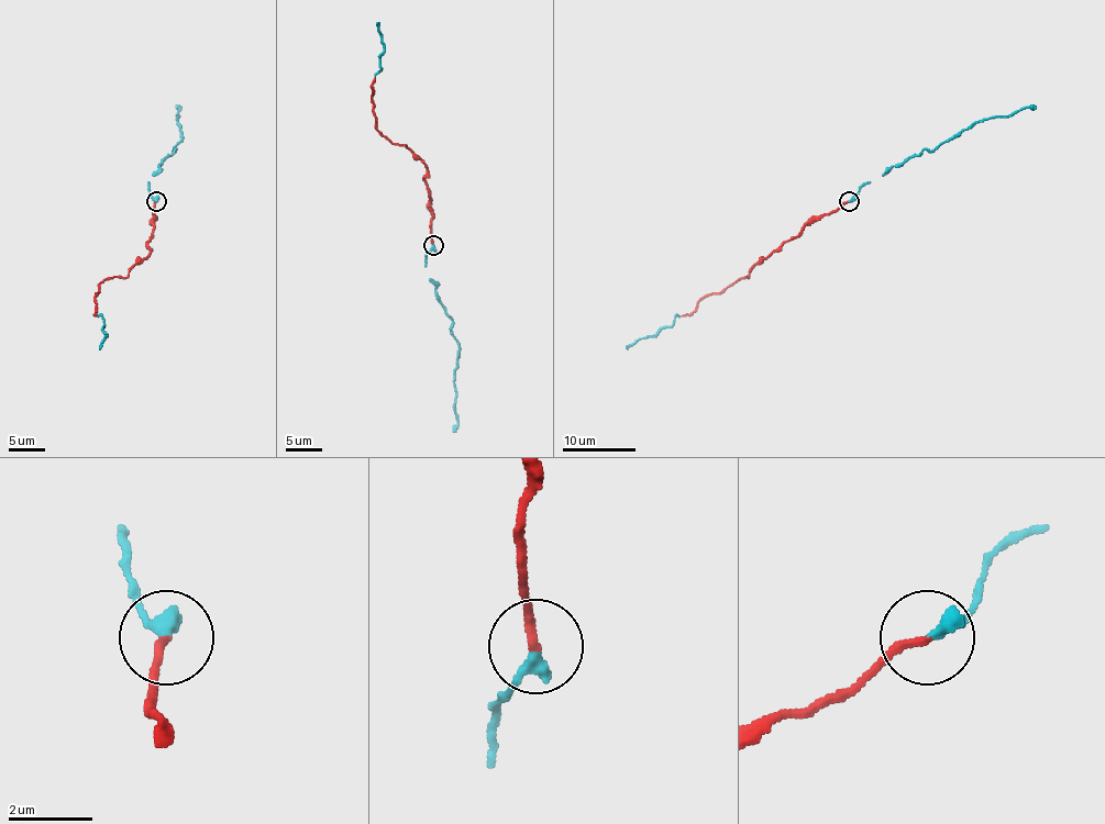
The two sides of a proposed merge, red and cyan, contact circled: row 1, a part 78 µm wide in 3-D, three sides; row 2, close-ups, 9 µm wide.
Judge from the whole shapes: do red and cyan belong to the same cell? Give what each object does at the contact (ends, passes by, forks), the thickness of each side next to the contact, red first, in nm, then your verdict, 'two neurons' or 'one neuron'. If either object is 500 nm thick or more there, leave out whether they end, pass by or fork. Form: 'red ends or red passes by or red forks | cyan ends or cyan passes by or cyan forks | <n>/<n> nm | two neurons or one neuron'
red ends | cyan ends | 200/360 nm | one neuron

